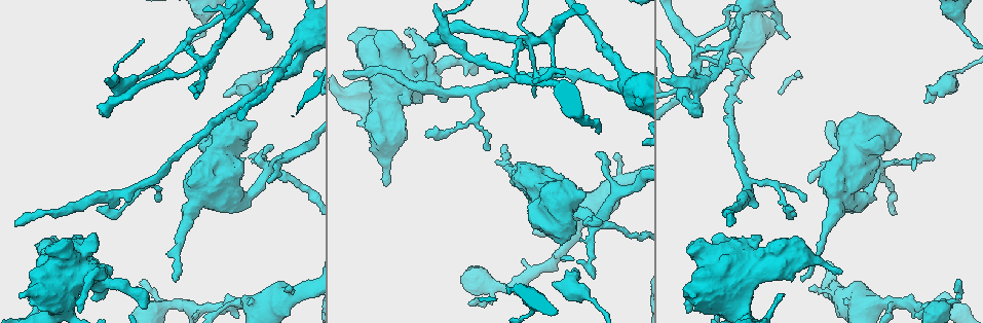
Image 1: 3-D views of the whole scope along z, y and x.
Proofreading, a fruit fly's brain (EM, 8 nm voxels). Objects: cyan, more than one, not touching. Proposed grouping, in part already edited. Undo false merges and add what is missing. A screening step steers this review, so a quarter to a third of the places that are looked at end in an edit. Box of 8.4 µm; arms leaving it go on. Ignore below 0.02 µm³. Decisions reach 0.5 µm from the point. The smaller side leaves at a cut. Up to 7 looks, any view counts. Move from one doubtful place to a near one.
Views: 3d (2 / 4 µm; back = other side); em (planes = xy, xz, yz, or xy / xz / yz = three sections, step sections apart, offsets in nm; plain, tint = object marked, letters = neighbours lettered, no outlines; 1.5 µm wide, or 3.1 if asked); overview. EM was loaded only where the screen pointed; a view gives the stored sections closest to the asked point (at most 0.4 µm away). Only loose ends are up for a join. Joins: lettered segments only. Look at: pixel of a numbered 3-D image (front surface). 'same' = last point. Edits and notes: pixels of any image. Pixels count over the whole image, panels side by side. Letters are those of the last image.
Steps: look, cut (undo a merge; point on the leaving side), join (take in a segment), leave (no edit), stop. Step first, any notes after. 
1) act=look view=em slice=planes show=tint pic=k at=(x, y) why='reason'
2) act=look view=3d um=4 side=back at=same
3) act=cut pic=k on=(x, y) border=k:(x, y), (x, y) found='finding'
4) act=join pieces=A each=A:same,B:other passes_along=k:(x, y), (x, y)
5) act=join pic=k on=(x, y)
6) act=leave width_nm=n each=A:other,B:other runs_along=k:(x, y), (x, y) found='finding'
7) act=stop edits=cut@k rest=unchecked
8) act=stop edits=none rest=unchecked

act=look view=em slice=xz step=8 show=tint pic=1 at=(878, 169) why='four arms meet'

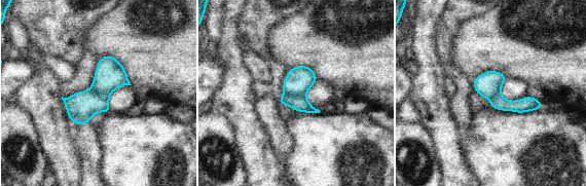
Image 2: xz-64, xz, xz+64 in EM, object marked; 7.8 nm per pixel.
act=look view=em slice=planes show=letters at=same

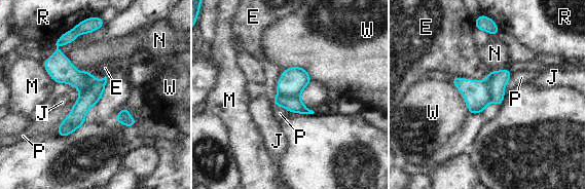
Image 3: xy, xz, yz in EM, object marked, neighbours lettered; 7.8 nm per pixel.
act=cut pic=3 on=(497, 80) width_nm=190 each=E:other,J:other,M:other,N:other,P:other,R:other,W:other border=3:(485, 79), (491, 102) found='a second cell is stuck on'

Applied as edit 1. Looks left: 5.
act=look view=em slice=planes show=tint pic=1 at=(574, 270) why='free end'

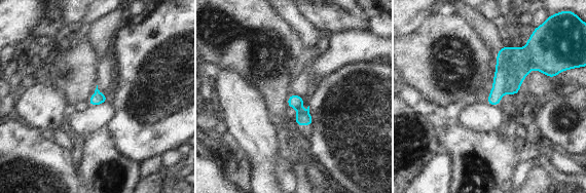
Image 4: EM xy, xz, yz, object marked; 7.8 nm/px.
act=look view=em slice=planes show=letters at=same

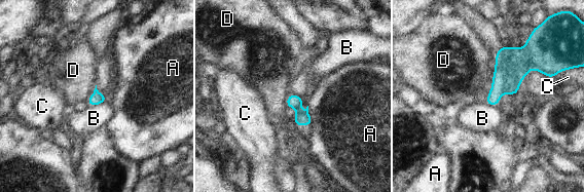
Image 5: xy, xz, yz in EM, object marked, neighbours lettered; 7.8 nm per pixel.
act=leave each=A:other,B:other,C:other,D:other border=5:(495, 53), (495, 71), (488, 92) found='no lettered segment goes on from it'

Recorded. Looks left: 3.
act=look view=3d um=4 pic=1 at=(146, 182) why='side arm on a straight run'

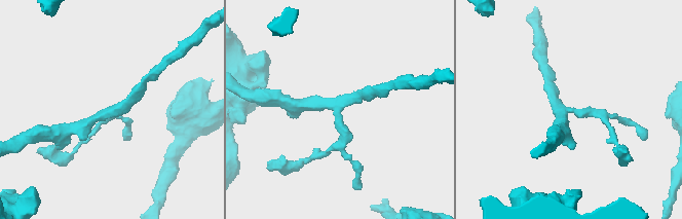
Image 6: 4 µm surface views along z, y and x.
act=look view=em slice=xy step=4 show=tint pic=6 at=(107, 113) arms=3

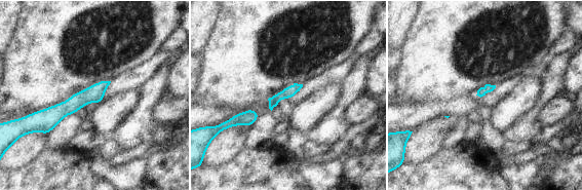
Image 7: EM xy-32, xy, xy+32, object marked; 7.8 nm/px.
act=look view=em slice=planes show=letters at=same why='another direction'

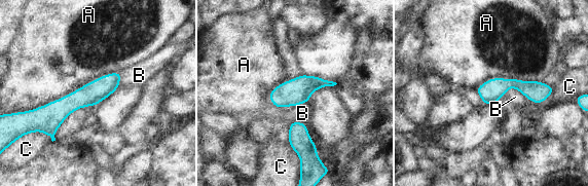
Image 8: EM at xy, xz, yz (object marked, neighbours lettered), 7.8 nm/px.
act=leave width_nm=180 longest_contact=A:800nm each=A:other,B:other,C:other found='continuous, no second cell'

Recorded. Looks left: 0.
act=stop edits=cut@3 rest=unchecked

